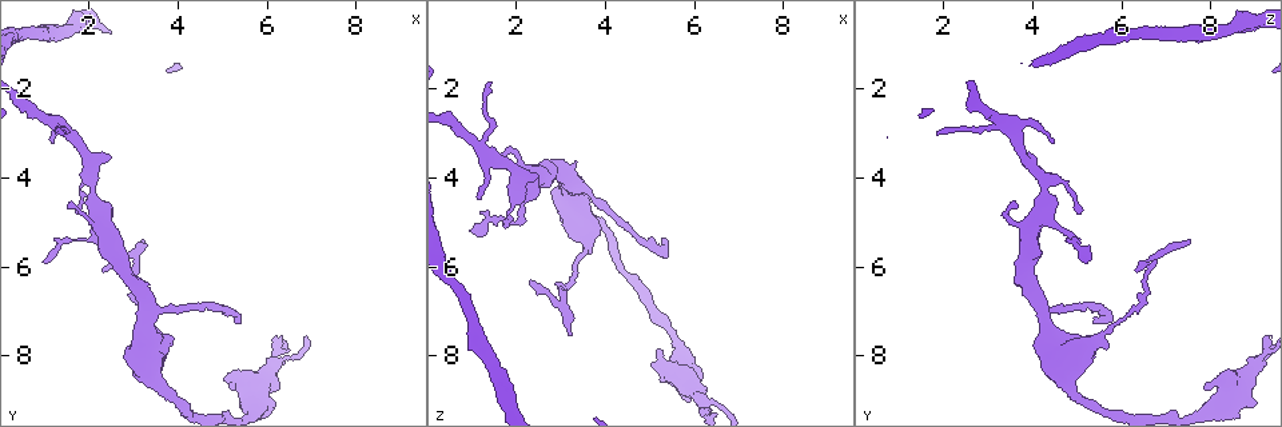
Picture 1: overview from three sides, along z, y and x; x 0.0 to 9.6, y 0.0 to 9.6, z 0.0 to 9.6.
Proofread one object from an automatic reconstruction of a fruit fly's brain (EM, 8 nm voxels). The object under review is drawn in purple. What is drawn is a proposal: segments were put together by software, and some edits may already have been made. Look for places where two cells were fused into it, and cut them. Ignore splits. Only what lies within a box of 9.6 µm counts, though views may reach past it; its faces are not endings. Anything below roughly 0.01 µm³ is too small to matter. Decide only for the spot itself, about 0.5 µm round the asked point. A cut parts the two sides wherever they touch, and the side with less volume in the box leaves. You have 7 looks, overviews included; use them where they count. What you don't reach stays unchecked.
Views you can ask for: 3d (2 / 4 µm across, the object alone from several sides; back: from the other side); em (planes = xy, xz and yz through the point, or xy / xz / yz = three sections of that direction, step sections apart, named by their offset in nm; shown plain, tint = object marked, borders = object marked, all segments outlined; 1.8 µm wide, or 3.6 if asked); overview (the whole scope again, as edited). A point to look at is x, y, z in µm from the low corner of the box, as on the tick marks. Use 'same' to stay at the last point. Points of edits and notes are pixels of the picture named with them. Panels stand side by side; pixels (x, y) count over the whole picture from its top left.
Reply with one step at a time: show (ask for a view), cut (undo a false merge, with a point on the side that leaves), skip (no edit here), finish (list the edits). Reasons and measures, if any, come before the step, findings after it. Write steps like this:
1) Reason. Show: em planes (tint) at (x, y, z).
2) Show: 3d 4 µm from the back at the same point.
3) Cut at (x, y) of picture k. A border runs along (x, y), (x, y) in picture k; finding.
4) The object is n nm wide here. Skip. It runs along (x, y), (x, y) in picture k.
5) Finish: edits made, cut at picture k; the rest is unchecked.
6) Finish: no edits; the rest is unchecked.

Sharp bend. Show: 3d 4 µm at (3.30, 7.05, 4.20).

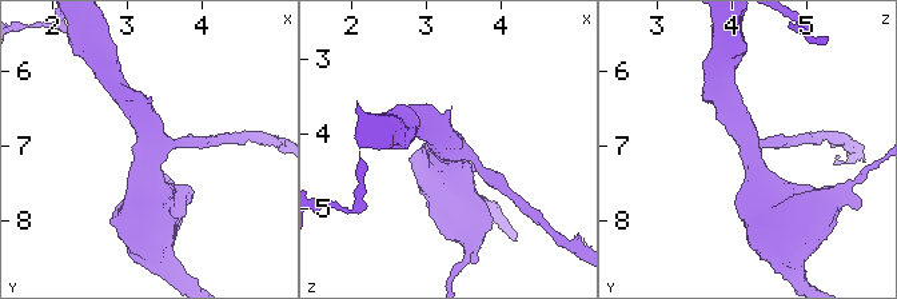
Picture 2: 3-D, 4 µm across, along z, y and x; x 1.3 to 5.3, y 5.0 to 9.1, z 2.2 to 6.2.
3 arms meet here; the arms are 170, 360, 600 nm wide. Show: em xy step 8 (tint) at (3.25, 7.15, 4.25).

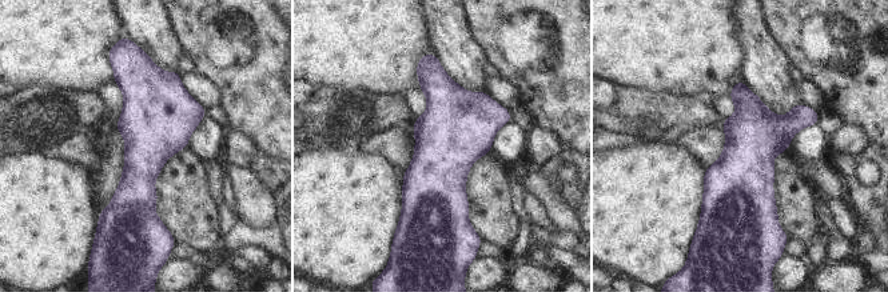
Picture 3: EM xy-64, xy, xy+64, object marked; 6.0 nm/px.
Show: em xz step 16 (tint) at the same point.

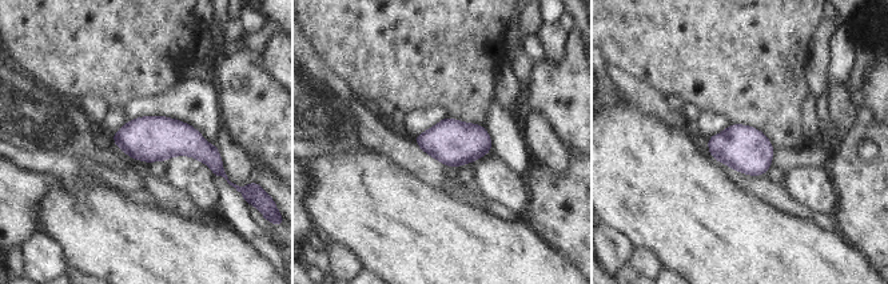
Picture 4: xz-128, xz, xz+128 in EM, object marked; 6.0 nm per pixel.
Skip. Continuous, no second cell.

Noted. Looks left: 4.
Branch point. Show: em yz step 8 (tint) at (1.40, 2.85, 3.50).

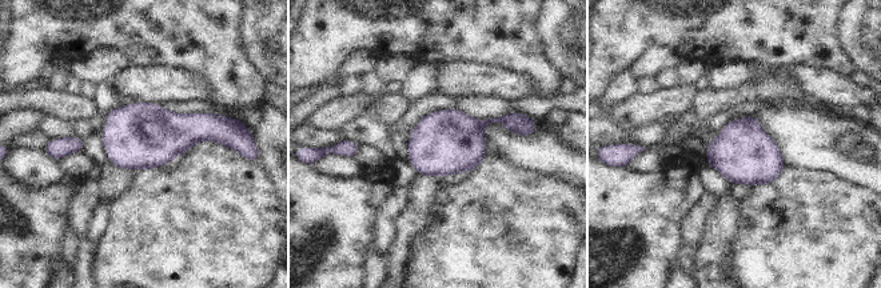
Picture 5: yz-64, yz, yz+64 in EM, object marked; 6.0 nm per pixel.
Show: em planes (tint) at the same point.

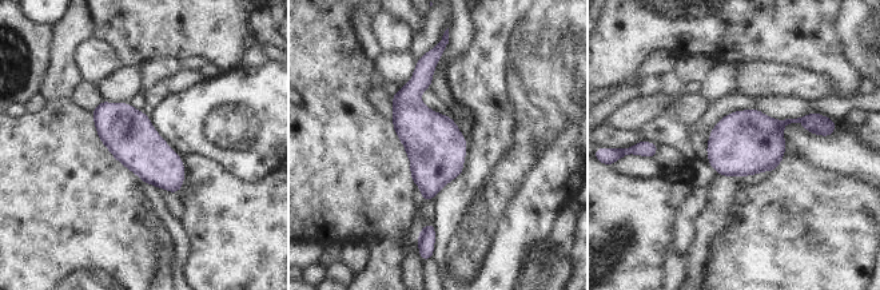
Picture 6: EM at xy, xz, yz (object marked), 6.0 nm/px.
Skip. All the same cell.

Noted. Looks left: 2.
Finish: no edits; the rest is unchecked.

